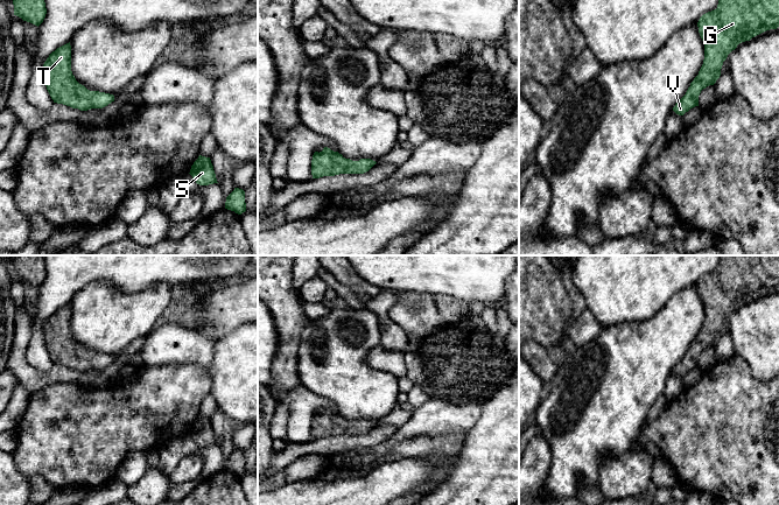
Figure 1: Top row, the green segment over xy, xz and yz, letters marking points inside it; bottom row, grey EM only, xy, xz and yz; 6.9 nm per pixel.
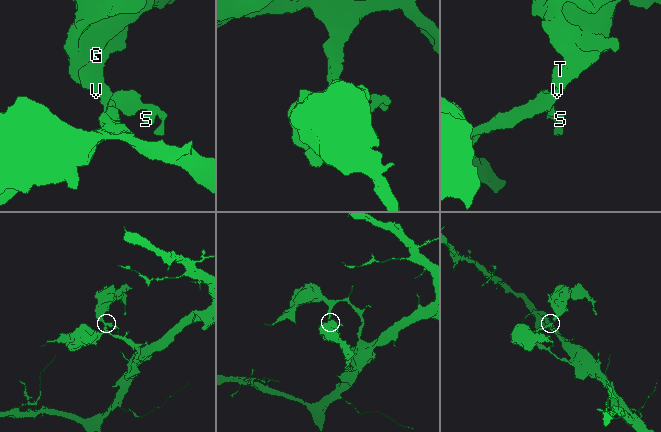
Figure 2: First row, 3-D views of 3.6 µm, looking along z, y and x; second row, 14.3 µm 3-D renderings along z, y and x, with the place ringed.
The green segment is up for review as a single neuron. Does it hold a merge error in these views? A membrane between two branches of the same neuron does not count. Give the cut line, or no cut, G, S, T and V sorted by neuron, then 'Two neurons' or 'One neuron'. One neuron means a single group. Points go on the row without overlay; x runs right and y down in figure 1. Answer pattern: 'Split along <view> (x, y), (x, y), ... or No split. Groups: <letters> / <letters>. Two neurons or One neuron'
No split. Groups: G S T V. One neuron

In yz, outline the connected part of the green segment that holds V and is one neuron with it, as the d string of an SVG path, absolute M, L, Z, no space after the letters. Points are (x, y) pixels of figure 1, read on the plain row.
M720 255L717 269L703 275L697 288L704 306L704 321L686 356L673 369L673 372L679 377L699 367L701 352L716 344L721 337L723 323L739 304L779 288L779 255Z

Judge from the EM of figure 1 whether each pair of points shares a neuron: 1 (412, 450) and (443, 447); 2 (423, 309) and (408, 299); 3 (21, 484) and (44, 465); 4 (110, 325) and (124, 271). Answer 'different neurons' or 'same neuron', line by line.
1: same neuron
2: same neuron
3: different neurons
4: different neurons

